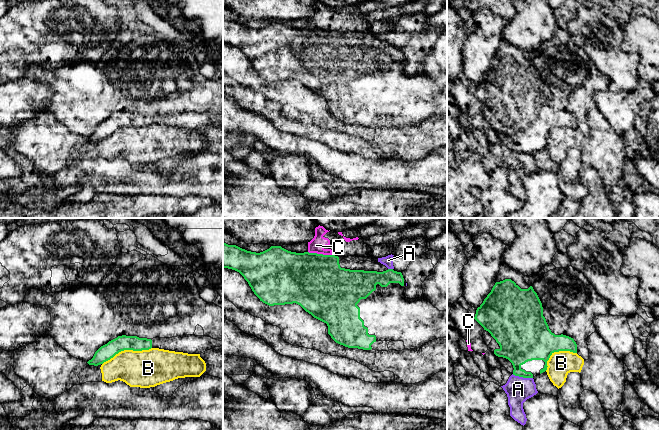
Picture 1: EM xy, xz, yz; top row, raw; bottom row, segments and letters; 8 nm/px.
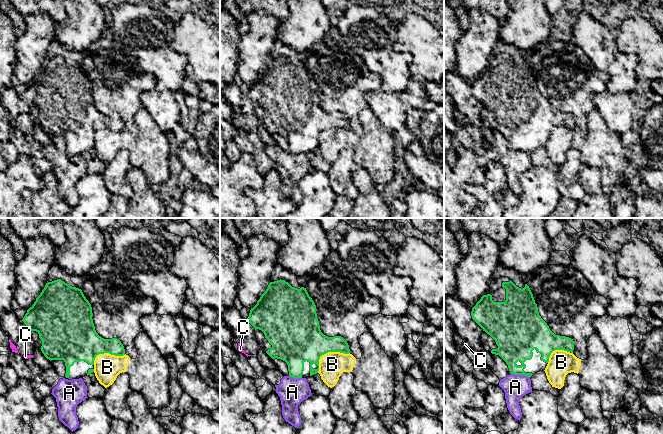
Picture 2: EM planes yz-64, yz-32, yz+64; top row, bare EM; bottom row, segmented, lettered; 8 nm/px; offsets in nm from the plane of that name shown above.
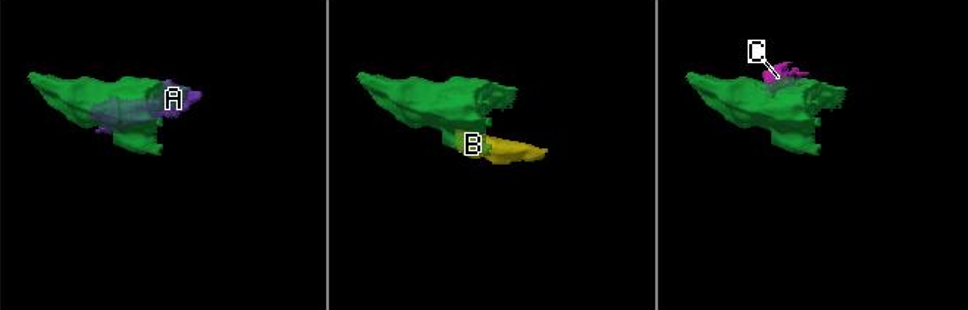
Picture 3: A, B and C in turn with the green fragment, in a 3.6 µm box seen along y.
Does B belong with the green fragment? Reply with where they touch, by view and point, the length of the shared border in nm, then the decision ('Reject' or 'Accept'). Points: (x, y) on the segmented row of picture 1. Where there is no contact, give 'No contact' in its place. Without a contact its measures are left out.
Touches green at xy (126, 349). Shared border 420 nm. Reject

